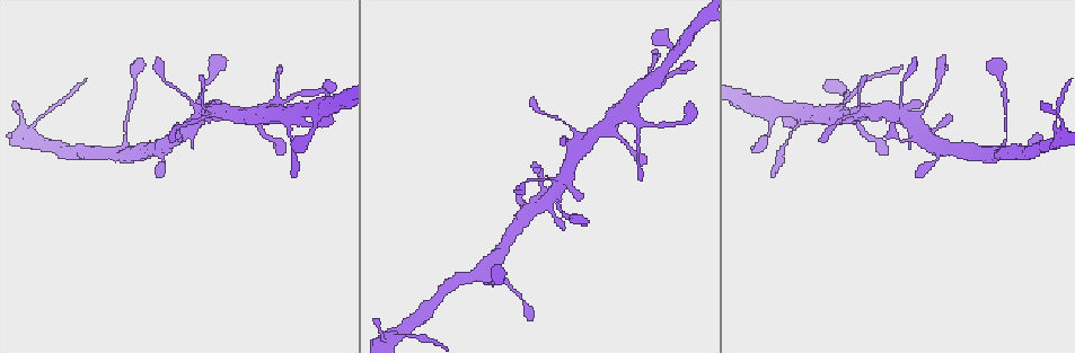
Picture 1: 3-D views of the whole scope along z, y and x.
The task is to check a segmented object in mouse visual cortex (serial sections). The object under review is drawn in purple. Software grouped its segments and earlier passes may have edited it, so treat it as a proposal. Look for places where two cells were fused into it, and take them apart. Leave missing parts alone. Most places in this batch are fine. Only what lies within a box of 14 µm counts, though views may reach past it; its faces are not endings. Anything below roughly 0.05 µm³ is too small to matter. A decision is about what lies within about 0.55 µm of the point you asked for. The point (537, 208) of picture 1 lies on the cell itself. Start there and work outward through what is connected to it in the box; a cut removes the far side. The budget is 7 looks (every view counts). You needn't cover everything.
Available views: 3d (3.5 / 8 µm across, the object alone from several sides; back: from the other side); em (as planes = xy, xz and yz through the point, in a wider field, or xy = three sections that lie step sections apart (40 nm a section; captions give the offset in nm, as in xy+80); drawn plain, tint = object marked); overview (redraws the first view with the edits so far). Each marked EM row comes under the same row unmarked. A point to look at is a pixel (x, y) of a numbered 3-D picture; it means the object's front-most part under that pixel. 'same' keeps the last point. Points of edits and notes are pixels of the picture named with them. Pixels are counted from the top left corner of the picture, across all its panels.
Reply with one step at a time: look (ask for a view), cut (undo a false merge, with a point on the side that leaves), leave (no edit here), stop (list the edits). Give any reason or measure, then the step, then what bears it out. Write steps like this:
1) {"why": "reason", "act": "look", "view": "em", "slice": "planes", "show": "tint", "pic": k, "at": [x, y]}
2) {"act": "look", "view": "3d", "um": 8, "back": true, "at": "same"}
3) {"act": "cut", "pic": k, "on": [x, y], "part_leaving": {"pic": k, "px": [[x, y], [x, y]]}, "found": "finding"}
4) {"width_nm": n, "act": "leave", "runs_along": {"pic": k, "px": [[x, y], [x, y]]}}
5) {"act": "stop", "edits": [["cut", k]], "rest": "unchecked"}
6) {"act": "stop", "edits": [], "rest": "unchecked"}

{"why": "thin neck", "act": "look", "view": "3d", "um": 8, "back": true, "pic": 1, "at": [935, 162]}

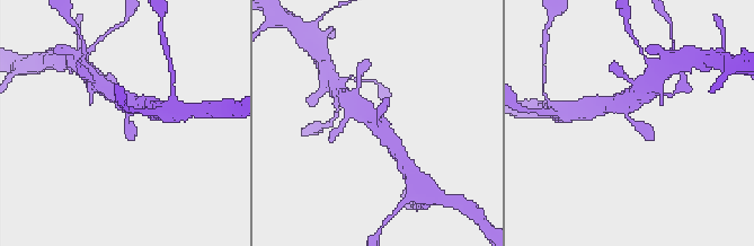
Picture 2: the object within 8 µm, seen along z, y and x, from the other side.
{"why": "closer look", "act": "look", "view": "3d", "um": 3.5, "pic": 2, "at": [628, 119]}

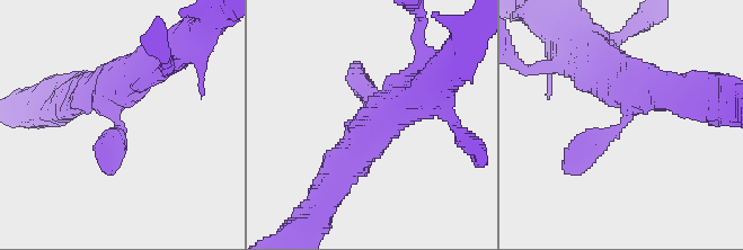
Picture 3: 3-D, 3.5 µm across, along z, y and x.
{"act": "look", "view": "em", "slice": "planes", "show": "tint", "pic": 3, "at": [620, 125]}

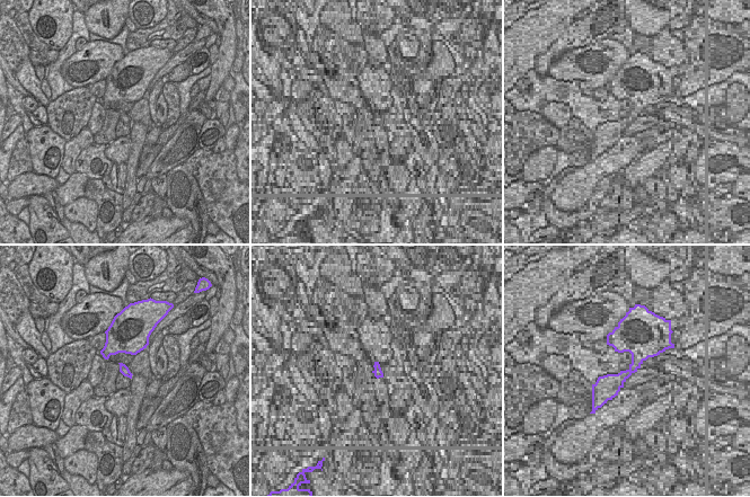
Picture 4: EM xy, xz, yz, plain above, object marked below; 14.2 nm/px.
{"width_nm": 130, "act": "leave", "runs_along": {"pic": 3, "px": [[618, 68], [629, 116], [563, 168]]}, "found": "continuous, no second cell"}

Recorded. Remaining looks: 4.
{"why": "four arms meet", "act": "look", "view": "3d", "um": 3.5, "pic": 1, "at": [222, 113]}

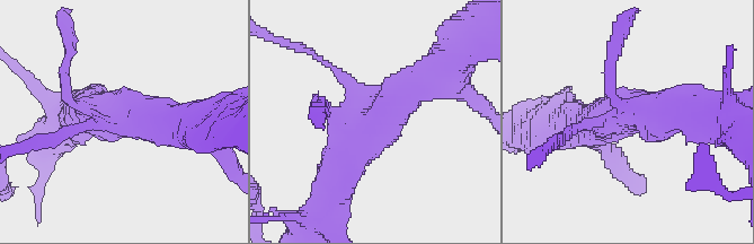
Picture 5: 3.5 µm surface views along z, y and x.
{"arms": 4, "arm_widths_nm": [150, 250, 500, 600], "why": "now the EM", "act": "look", "view": "em", "slice": "xy", "step": 2, "show": "tint", "pic": 5, "at": [121, 125]}

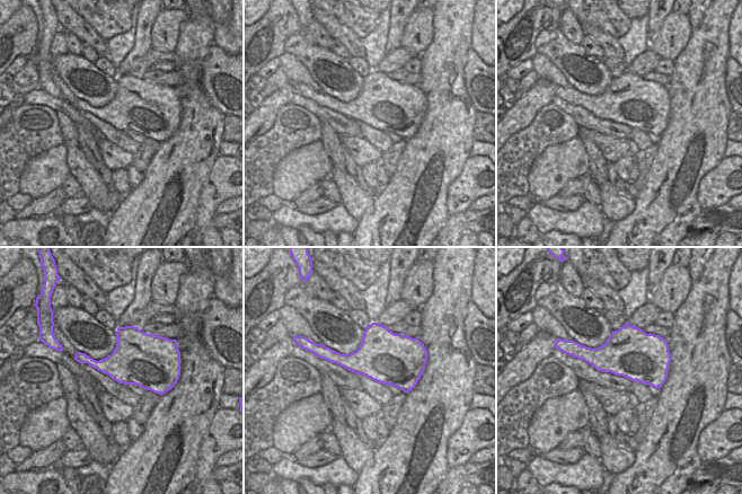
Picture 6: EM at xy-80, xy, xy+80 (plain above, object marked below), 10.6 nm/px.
{"act": "leave", "runs_along": {"pic": 5, "px": [[338, 171], [401, 95], [446, 66]]}, "found": "continuous, no second cell"}

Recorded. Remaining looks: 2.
{"why": "two arms in line, one across", "act": "look", "view": "3d", "um": 8, "pic": 1, "at": [279, 102]}

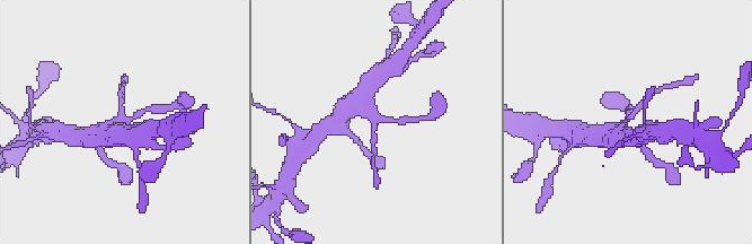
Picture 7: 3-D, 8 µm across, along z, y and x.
{"arms": 3, "arm_widths_nm": [150, 200, 350], "why": "shape alone is not enough", "act": "look", "view": "em", "slice": "xy", "step": 3, "show": "tint", "pic": 7, "at": [624, 121]}

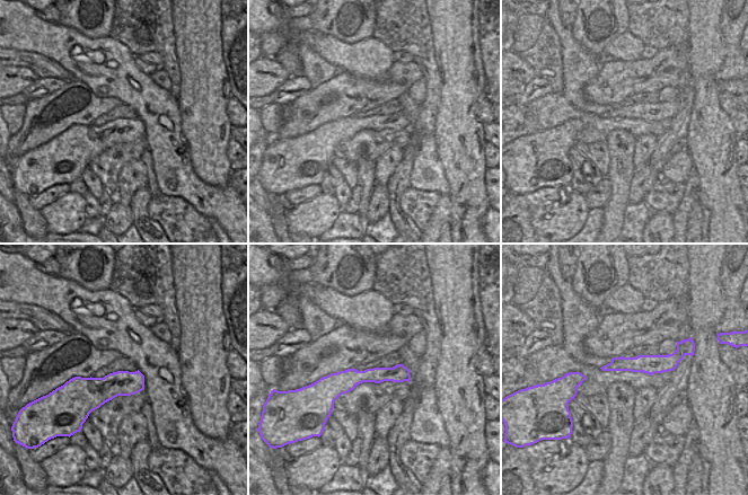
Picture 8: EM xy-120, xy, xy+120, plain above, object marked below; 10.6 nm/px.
{"width_nm": 180, "act": "leave", "runs_along": {"pic": 8, "px": [[407, 377], [370, 374], [327, 381]]}, "found": "one cell here"}

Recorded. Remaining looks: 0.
{"act": "stop", "edits": [], "rest": "unchecked"}

